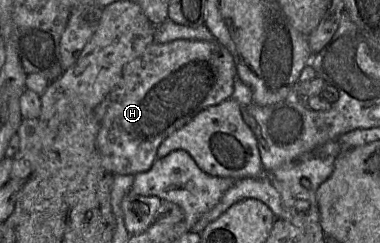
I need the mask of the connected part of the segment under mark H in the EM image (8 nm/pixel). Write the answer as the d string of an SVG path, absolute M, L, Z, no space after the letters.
M178 39L168 43L154 41L140 56L123 67L115 87L94 110L99 122L96 145L104 167L113 175L135 175L149 170L157 159L158 147L169 135L201 111L232 98L236 74L232 54L217 40Z

